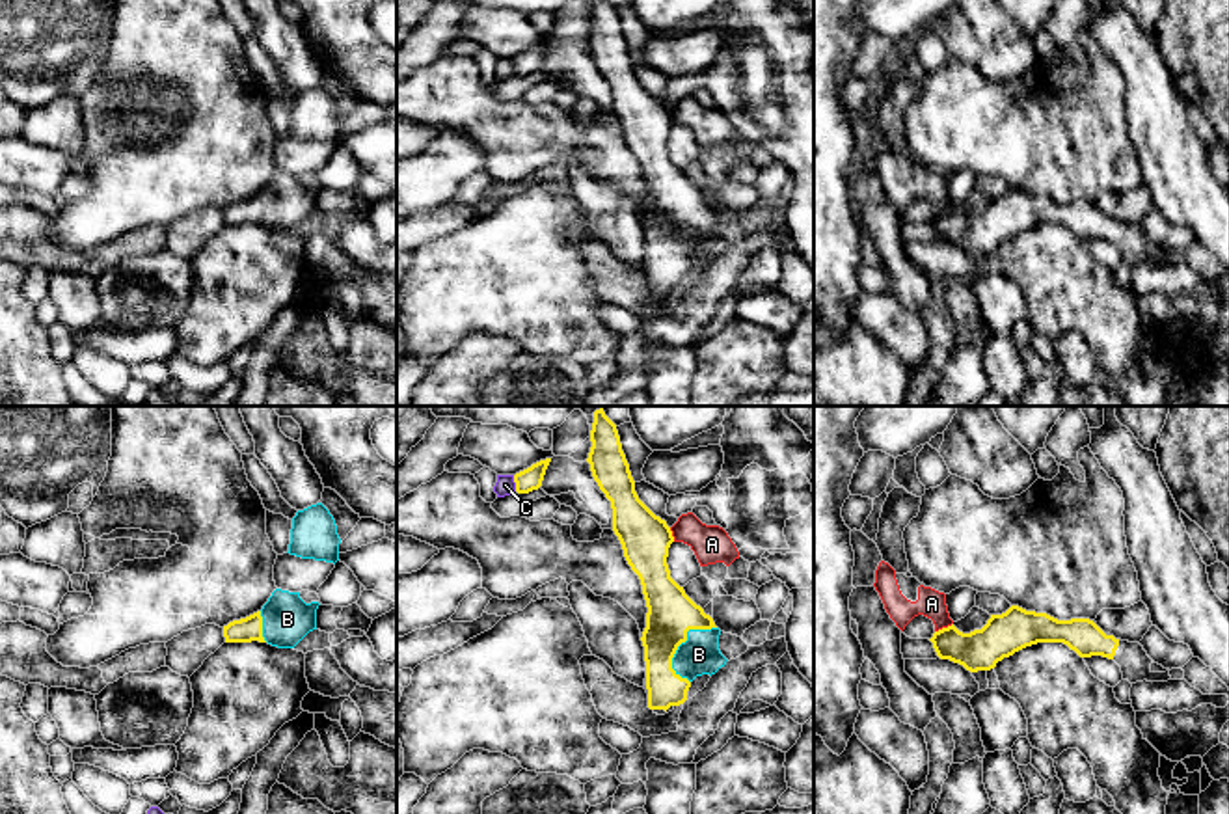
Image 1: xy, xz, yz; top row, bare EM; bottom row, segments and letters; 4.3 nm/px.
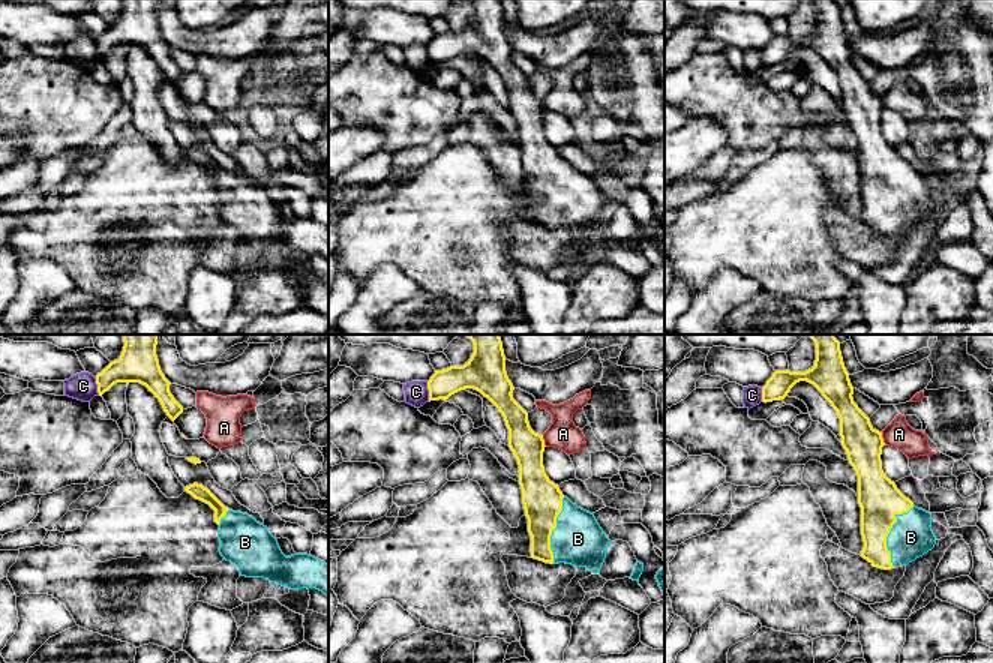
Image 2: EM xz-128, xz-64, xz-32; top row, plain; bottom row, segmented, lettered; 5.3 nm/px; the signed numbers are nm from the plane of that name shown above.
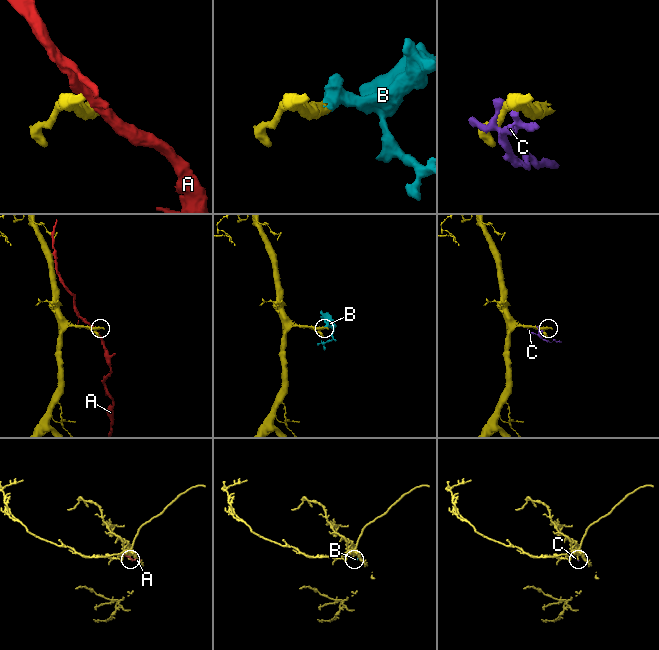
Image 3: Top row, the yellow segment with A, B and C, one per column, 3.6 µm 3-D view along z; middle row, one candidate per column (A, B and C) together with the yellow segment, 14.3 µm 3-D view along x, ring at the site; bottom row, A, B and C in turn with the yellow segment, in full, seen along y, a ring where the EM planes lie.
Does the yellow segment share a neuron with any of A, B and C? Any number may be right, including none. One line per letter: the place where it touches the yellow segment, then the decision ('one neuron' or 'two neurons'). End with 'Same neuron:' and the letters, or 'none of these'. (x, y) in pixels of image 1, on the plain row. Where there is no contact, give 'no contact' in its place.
A: contact yz (943, 211); two neurons
B: contact xz (686, 222); one neuron
C: contact xz (514, 64); two neurons
Same neuron: B

